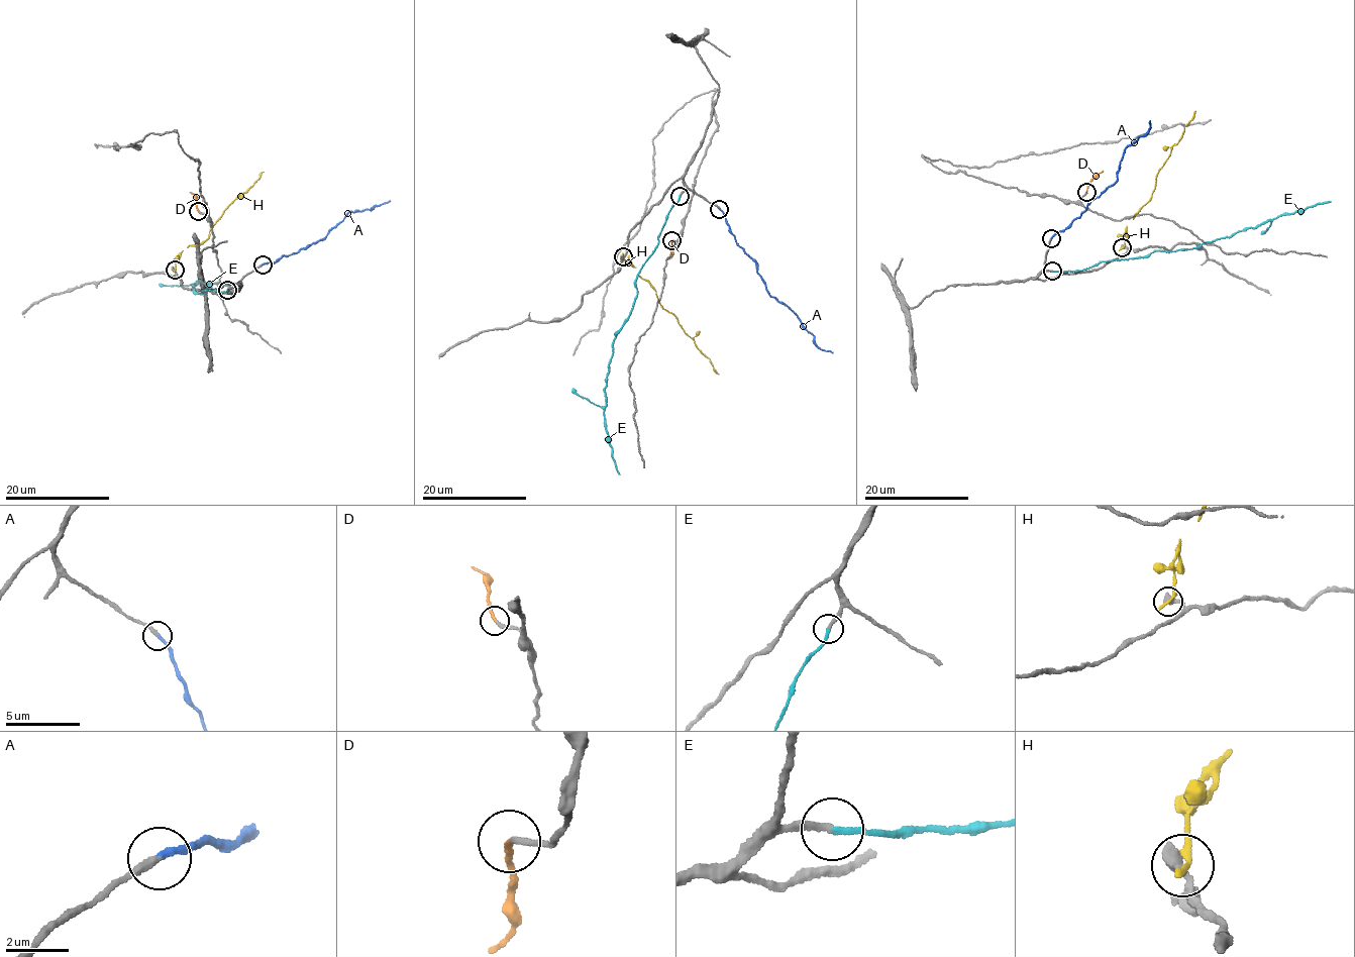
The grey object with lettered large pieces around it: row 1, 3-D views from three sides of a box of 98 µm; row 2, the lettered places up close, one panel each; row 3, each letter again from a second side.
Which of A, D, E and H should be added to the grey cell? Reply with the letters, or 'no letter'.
A, D, E

